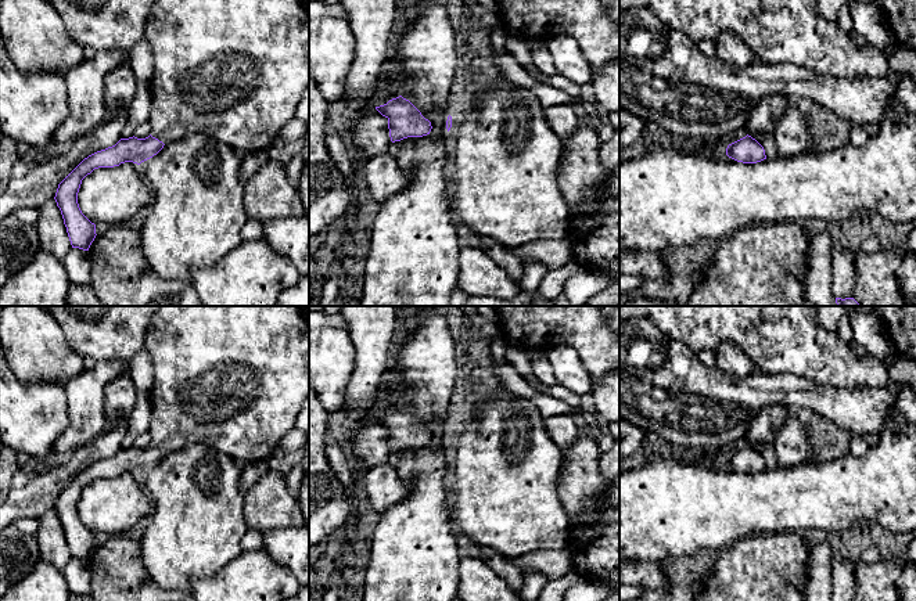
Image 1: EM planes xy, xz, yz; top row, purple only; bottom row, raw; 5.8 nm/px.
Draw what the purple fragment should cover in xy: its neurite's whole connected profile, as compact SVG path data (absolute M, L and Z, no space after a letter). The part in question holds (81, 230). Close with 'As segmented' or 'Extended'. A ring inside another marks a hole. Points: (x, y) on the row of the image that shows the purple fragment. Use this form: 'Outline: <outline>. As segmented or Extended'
Outline: M157 0L144 26L154 55L151 91L151 134L146 138L121 138L115 145L85 158L60 184L55 202L61 210L72 248L89 251L96 224L80 210L78 192L82 180L98 168L125 162L140 165L157 155L165 144L204 133L245 155L270 150L276 136L295 118L309 87L309 10L303 0Z. Extended

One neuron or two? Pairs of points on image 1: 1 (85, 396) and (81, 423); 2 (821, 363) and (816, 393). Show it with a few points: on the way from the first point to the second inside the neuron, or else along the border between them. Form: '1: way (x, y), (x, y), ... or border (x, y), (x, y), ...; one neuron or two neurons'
1: way (85, 403), (85, 416); one neuron
2: border (787, 373), (819, 384), (850, 388); two neurons

